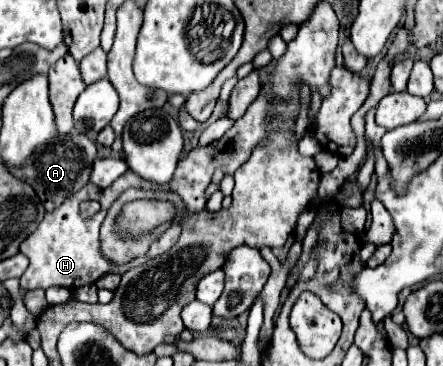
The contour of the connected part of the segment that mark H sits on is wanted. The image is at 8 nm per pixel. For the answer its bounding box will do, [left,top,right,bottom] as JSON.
[20,170,180,290]

